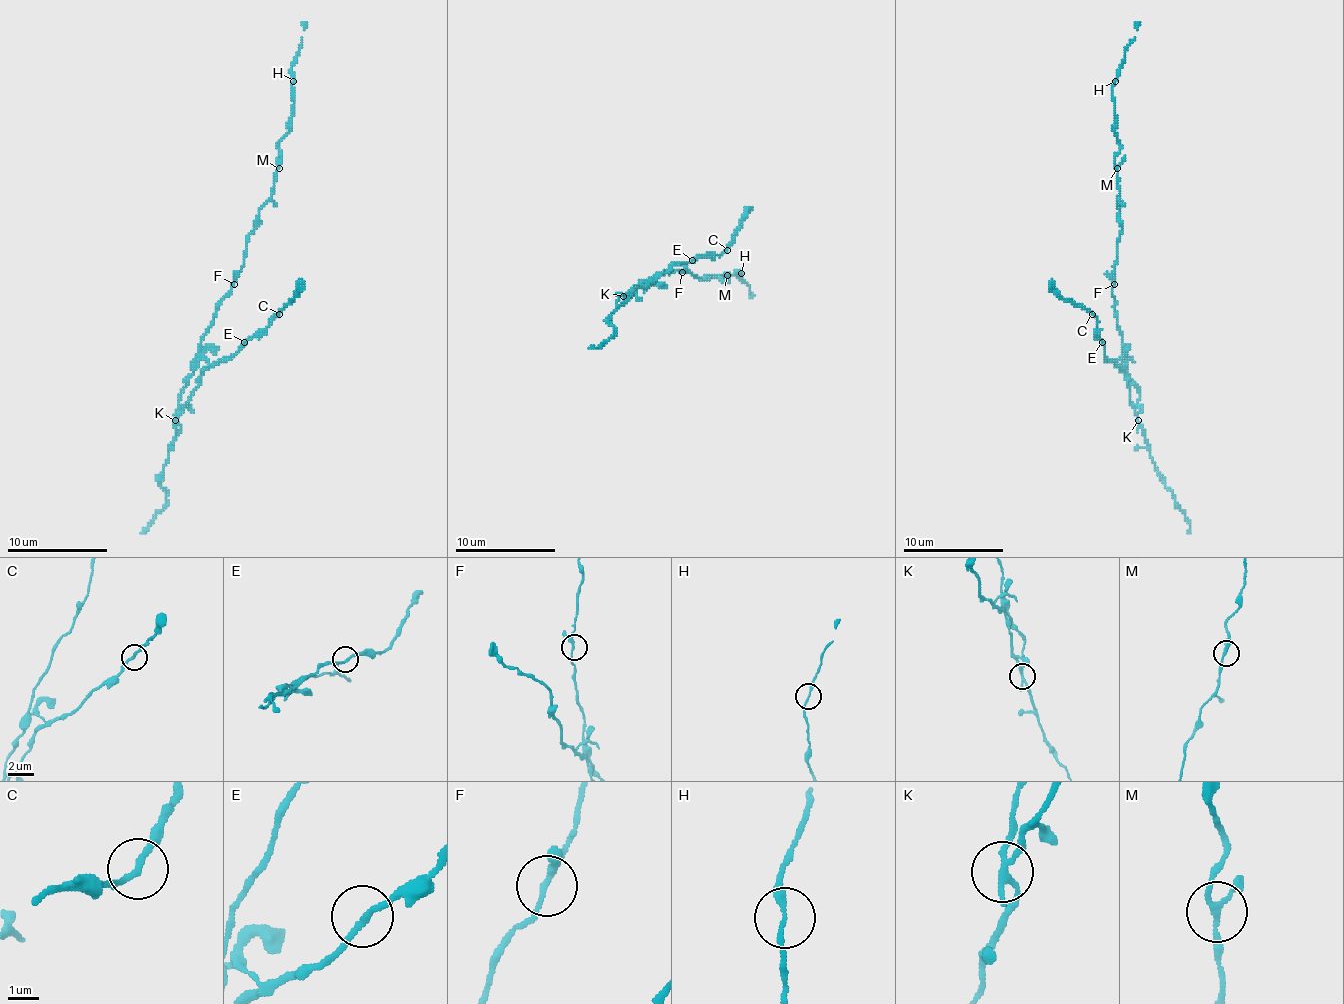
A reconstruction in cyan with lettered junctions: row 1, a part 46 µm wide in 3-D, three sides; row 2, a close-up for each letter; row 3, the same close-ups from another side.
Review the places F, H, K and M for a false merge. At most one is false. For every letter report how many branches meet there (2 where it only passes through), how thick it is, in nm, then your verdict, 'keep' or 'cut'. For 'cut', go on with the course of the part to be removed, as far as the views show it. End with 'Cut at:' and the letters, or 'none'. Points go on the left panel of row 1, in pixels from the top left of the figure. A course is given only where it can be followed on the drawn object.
F: branches 3; calibre 180 nm; keep
H: branches 2; calibre 160 nm; keep
K: branches 3; calibre 170 nm; cut; course (176, 420), (198, 384), (198, 377), (231, 354), (271, 319), (291, 299), (301, 279)
M: branches 3; calibre 160 nm; keep
Cut at: K

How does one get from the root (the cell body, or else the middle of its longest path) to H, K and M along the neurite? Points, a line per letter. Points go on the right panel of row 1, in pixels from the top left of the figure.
H: (1112, 289), (1117, 239), (1122, 228), (1114, 163), (1120, 150), (1114, 130), (1114, 80)
K: (1112, 289), (1114, 316), (1122, 337), (1122, 369), (1137, 420)
M: (1112, 289), (1112, 271), (1117, 264), (1117, 239), (1122, 228), (1117, 168)

